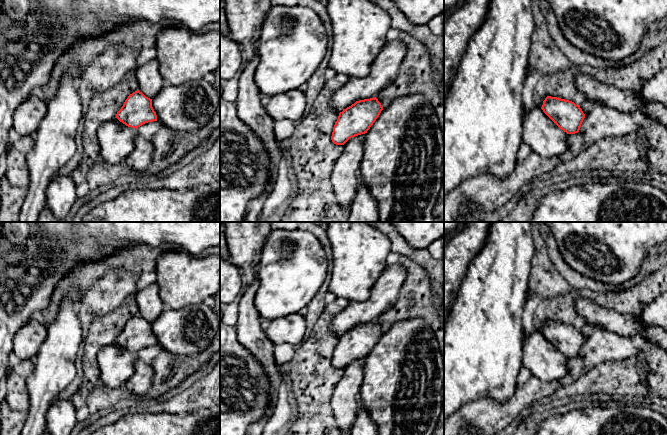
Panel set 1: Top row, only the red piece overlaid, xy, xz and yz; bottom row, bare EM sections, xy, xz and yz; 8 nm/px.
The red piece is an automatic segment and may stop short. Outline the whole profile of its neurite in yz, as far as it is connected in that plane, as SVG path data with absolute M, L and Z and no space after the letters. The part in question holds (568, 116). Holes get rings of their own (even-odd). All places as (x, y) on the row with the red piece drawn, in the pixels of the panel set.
M547 96L541 108L530 107L523 113L522 140L544 158L564 157L567 135L578 133L584 118L580 105Z

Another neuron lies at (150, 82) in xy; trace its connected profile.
M157 59L138 66L135 71L139 91L150 99L153 99L166 84L160 74Z

